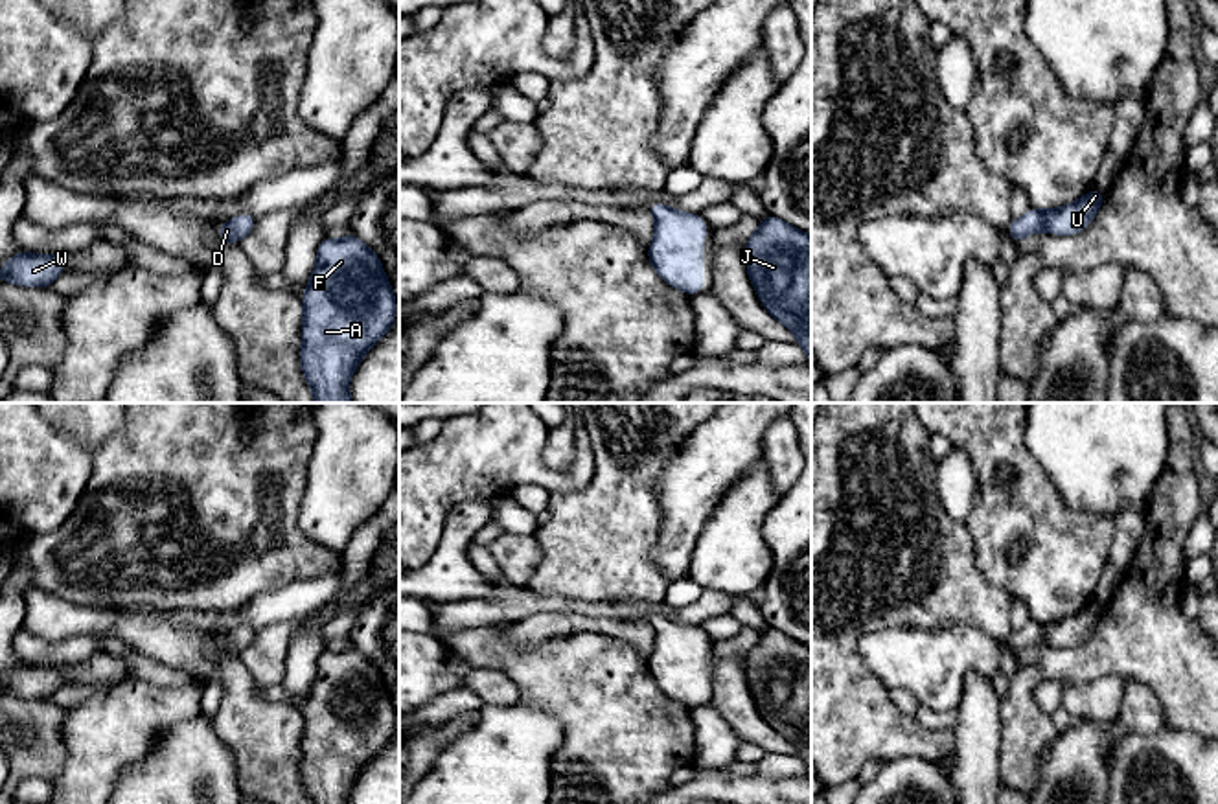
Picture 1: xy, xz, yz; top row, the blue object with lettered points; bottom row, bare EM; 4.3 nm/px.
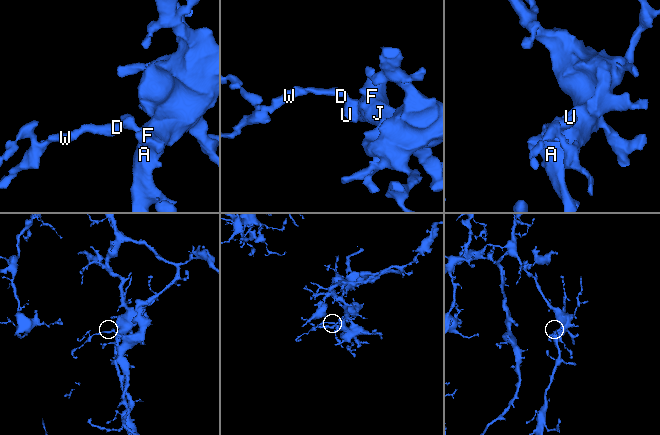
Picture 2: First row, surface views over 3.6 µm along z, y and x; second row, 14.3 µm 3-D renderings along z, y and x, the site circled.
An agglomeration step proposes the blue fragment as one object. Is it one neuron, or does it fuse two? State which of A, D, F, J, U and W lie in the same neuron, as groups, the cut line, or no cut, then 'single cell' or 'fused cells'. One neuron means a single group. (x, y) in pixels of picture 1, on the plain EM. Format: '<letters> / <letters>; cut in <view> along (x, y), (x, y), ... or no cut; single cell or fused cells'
A D F J U W; no cut; single cell

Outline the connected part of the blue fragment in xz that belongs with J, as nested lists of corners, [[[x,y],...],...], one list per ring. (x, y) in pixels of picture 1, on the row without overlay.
[[[764,629],[745,653],[745,675],[760,714],[795,745],[811,776],[811,649],[778,629]]]

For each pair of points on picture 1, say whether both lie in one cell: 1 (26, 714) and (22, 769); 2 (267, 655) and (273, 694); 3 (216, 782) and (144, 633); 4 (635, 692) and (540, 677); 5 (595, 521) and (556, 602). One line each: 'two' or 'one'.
1: one
2: two
3: two
4: one
5: two

